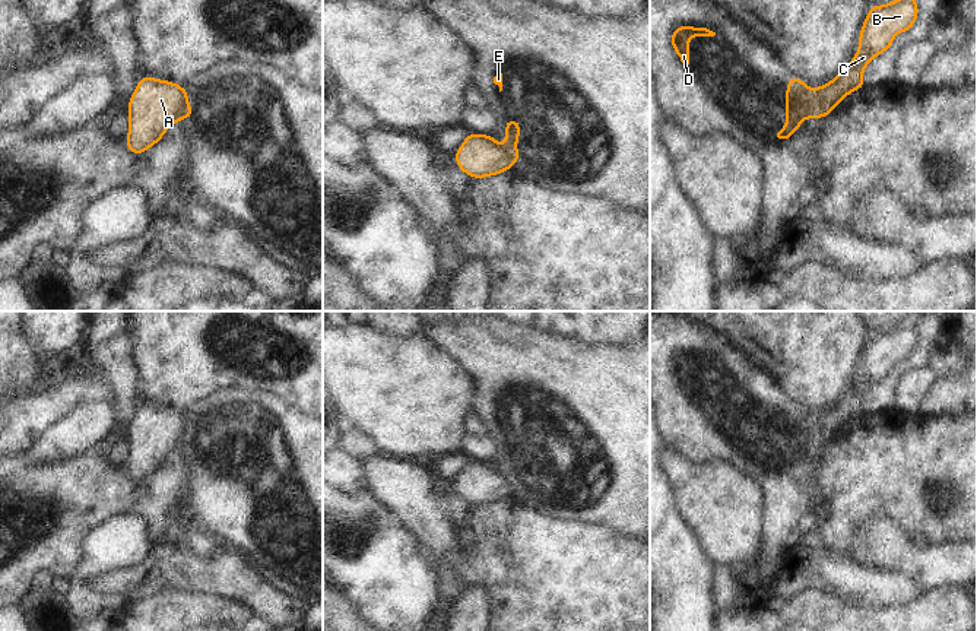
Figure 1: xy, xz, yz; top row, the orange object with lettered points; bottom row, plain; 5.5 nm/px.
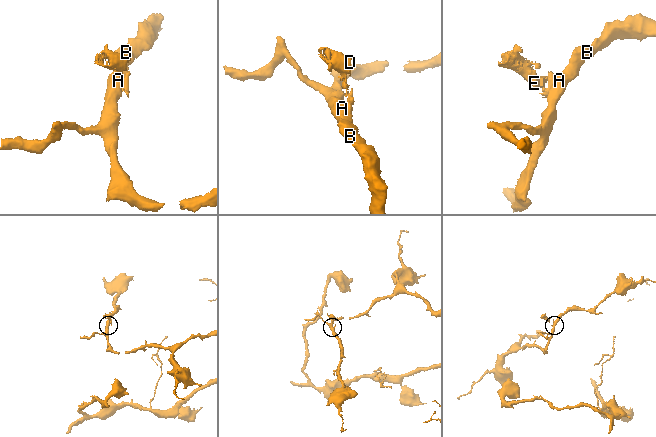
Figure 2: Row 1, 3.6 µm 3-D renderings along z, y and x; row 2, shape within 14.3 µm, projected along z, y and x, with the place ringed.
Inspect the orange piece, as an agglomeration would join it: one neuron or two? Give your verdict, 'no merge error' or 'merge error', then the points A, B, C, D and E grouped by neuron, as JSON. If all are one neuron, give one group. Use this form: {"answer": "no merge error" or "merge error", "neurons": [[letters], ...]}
{"answer": "merge error", "neurons": [["A", "B", "C"], ["D", "E"]]}

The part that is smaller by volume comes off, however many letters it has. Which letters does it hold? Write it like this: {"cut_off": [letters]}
{"cut_off": ["D", "E"]}

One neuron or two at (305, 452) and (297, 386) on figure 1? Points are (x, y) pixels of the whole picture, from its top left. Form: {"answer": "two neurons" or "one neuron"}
{"answer": "two neurons"}

